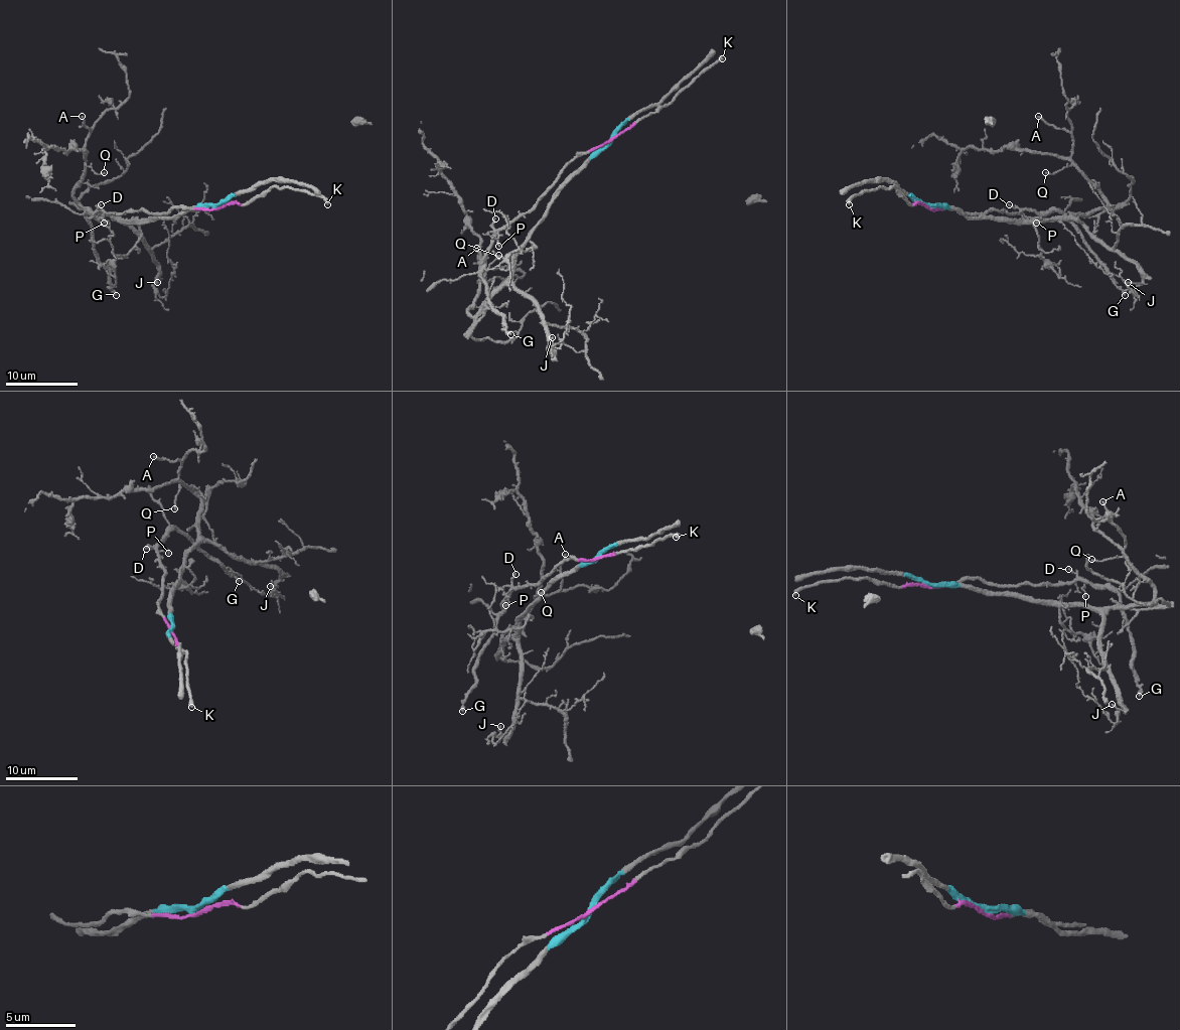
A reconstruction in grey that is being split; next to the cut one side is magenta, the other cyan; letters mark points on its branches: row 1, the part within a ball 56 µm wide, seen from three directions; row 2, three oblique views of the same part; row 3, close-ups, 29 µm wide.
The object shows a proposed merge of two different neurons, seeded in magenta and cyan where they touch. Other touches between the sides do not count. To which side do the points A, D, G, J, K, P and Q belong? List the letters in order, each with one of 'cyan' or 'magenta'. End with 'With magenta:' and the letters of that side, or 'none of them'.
A: cyan
D: magenta
G: magenta
J: cyan
K: magenta
P: magenta
Q: cyan
With magenta: D, G, K, P

